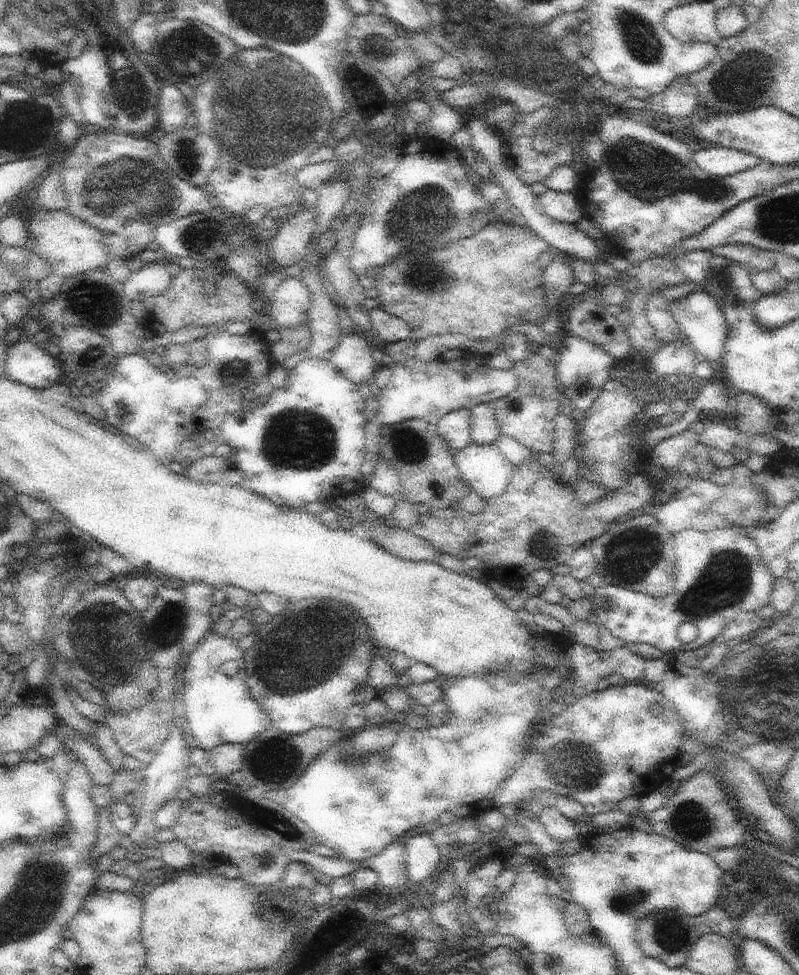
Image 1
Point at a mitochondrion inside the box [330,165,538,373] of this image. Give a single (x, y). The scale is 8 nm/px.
(424, 215)

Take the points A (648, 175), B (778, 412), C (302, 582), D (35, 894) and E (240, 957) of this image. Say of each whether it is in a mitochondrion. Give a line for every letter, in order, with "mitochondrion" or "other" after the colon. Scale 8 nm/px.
A: mitochondrion
B: other
C: other
D: mitochondrion
E: other

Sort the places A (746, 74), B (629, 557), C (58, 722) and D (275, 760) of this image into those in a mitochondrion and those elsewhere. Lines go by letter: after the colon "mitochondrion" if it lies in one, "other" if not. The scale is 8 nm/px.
A: mitochondrion
B: mitochondrion
C: other
D: mitochondrion

